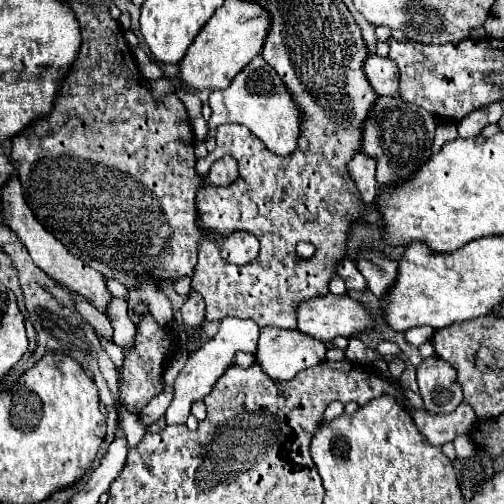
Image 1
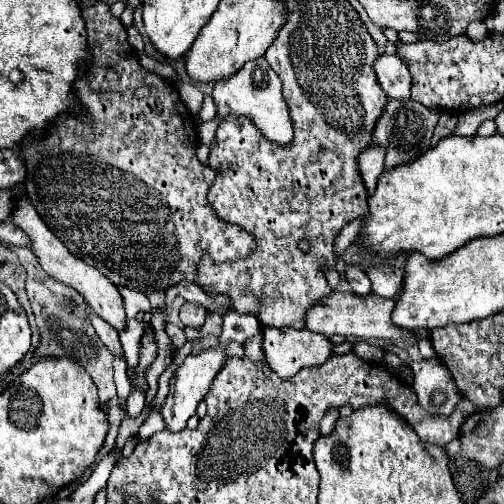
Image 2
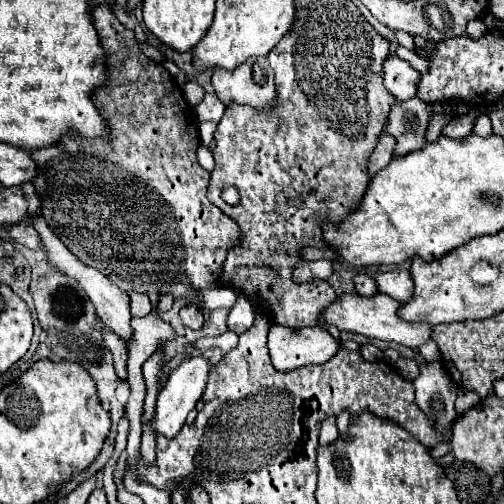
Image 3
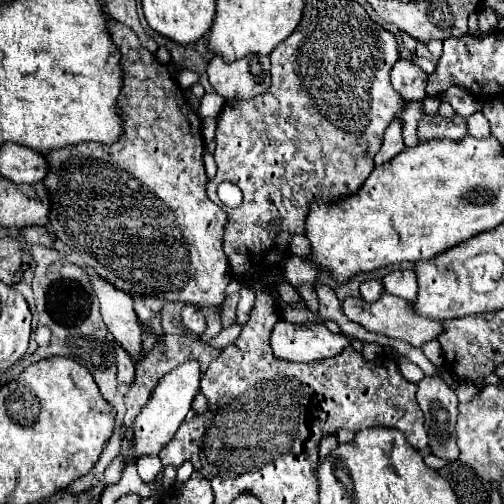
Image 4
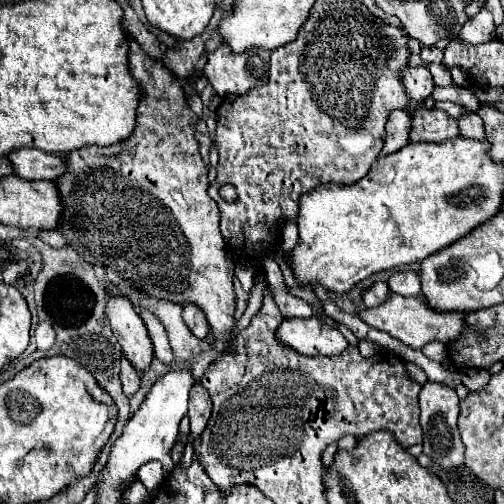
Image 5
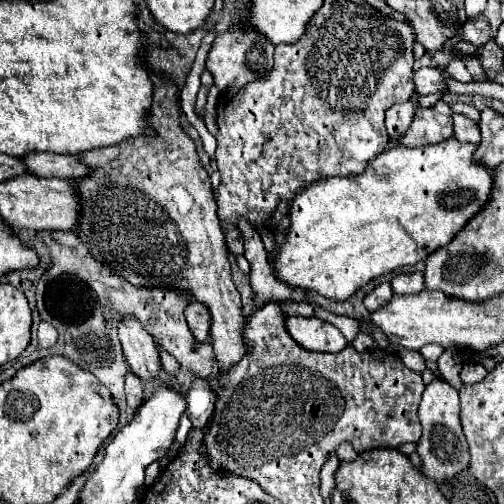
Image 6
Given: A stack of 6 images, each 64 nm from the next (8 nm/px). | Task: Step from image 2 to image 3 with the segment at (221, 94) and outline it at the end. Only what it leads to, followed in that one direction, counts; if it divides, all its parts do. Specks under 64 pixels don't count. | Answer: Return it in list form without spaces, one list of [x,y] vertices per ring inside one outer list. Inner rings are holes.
[[[266,58],[246,60],[236,68],[236,72],[218,70],[212,74],[212,84],[216,96],[224,106],[244,104],[252,106],[258,112],[264,112],[276,102],[276,84],[274,70]],[[205,121],[200,124],[200,142],[202,142],[202,146],[210,146],[216,127],[217,124],[211,121]]]

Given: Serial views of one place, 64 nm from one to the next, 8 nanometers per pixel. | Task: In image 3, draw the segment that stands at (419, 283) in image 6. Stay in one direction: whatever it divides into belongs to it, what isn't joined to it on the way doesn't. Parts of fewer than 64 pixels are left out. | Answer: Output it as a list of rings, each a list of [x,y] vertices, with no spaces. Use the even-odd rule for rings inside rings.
[[[390,270],[390,272],[378,272],[374,276],[378,292],[388,294],[390,298],[404,302],[408,296],[412,296],[412,280],[408,270]]]

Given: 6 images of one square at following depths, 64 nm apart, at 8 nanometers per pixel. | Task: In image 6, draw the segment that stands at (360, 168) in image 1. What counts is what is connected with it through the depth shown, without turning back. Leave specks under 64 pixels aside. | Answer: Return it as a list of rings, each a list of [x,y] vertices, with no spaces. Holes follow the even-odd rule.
[[[404,102],[404,104],[394,104],[388,112],[386,112],[386,130],[390,136],[390,142],[396,144],[404,132],[408,130],[408,124],[414,118],[414,104],[412,102]]]

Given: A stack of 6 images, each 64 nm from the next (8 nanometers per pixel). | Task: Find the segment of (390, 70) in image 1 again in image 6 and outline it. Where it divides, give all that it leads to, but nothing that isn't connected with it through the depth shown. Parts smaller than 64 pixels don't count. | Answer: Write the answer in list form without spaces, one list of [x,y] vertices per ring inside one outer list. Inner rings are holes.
[[[420,68],[414,72],[414,90],[418,96],[428,96],[438,90],[446,90],[442,74],[436,68]]]

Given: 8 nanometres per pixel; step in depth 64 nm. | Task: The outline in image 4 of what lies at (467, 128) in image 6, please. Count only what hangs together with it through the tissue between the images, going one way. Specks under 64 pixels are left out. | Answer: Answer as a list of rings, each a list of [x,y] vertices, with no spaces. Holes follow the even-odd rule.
[[[472,114],[466,118],[468,120],[468,134],[474,138],[488,138],[490,134],[490,124],[482,114]]]

